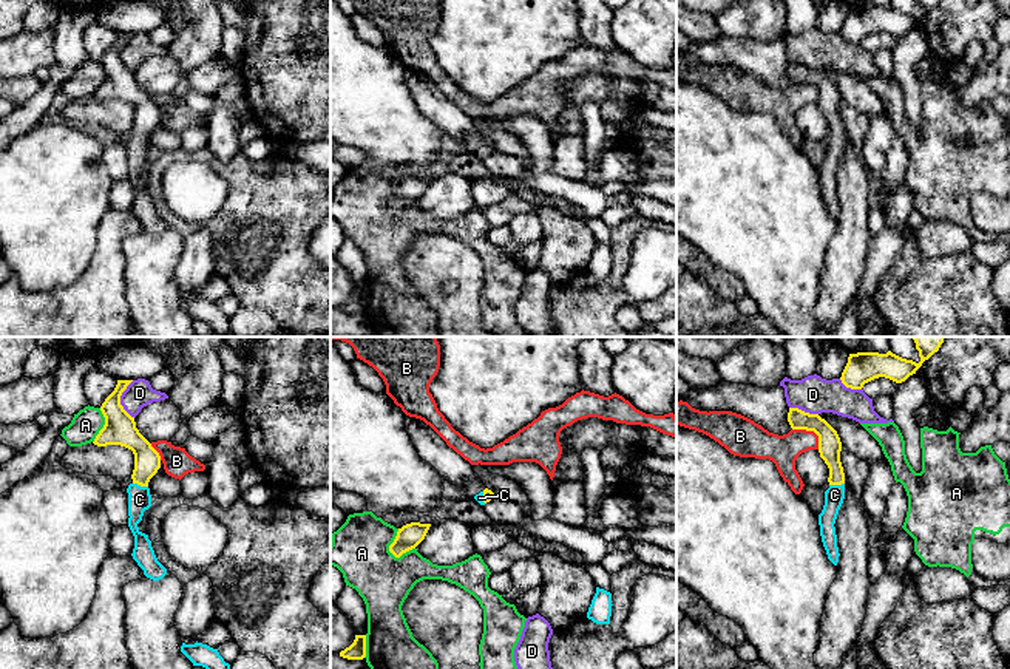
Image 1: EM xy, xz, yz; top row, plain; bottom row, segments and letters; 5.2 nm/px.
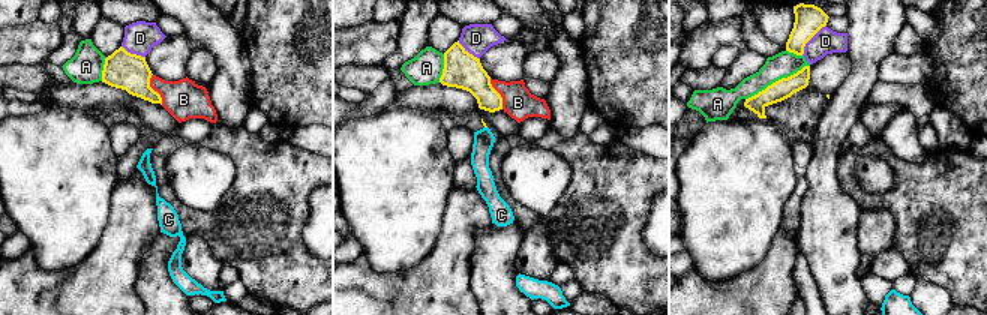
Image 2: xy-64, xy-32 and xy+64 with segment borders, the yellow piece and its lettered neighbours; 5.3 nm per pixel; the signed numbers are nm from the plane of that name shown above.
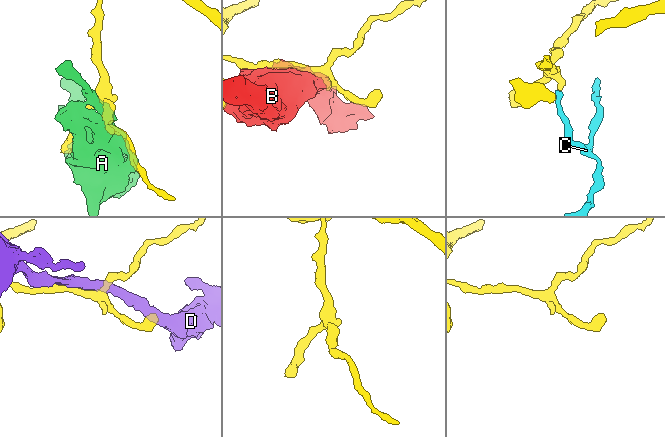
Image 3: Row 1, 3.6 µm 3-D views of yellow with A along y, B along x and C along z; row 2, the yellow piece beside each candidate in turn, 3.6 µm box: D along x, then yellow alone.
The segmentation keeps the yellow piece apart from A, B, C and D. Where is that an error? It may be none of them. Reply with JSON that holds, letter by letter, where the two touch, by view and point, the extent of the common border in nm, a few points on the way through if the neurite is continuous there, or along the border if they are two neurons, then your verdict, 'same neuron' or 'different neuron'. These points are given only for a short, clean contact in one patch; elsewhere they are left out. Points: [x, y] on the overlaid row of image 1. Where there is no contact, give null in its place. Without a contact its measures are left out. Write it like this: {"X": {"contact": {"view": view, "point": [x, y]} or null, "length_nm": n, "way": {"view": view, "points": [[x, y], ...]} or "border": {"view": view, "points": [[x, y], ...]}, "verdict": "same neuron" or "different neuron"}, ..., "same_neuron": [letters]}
{"A": {"contact": {"view": "xz", "point": [391, 544]}, "length_nm": 160, "verdict": "different neuron"}, "B": {"contact": {"view": "yz", "point": [811, 430]}, "length_nm": 180, "verdict": "different neuron"}, "C": {"contact": {"view": "xy", "point": [141, 485]}, "length_nm": 80, "way": {"view": "xy", "points": [[147, 461], [141, 475], [141, 485], [139, 499]]}, "verdict": "same neuron"}, "D": {"contact": {"view": "xy", "point": [119, 399]}, "length_nm": 200, "verdict": "different neuron"}, "same_neuron": ["C"]}

